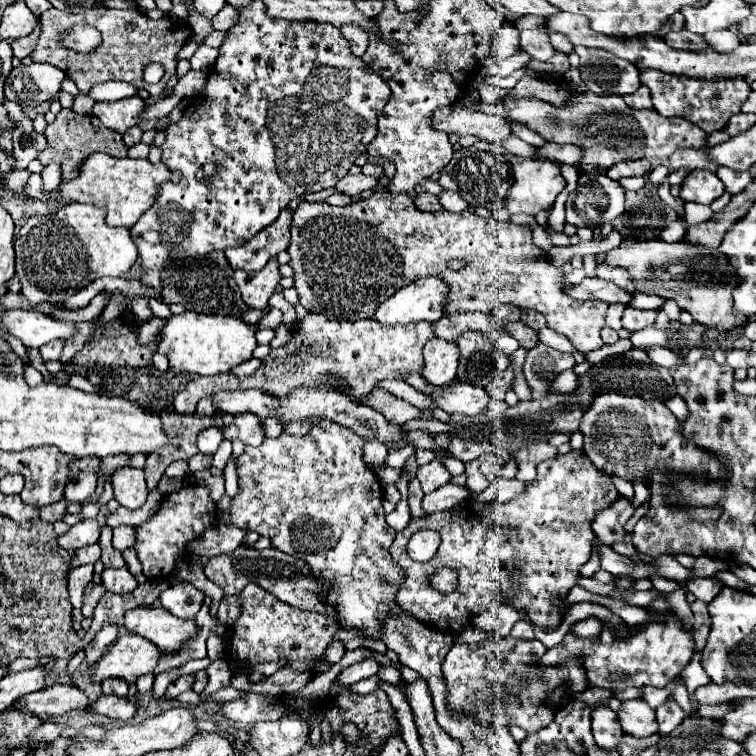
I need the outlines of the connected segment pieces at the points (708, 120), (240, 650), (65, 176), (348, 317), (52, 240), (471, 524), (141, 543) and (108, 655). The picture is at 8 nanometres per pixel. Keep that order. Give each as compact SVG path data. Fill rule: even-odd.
M643 69L641 71L641 83L649 87L653 109L663 117L683 117L695 123L705 133L713 133L727 127L727 121L731 115L741 111L743 101L751 93L751 85L745 81L745 77L729 77L729 79L717 79L717 81L703 81L703 79L687 79L687 77L673 77L665 75L657 69Z
M253 583L247 585L239 595L243 601L243 613L239 621L231 627L229 645L229 659L233 661L233 665L239 663L239 667L245 667L251 663L289 659L289 665L297 671L319 671L313 665L313 659L323 657L325 647L333 641L333 635L339 631L335 621L323 617L321 613L295 609Z
M61 109L55 123L47 125L45 137L47 137L47 149L43 149L43 153L39 153L39 161L43 165L55 161L61 167L65 167L65 169L61 169L61 181L69 181L71 177L75 177L75 173L79 173L79 169L69 169L69 167L81 165L83 159L87 159L95 151L103 151L113 157L127 157L127 147L119 133L103 127L101 121L97 121L93 115L77 115L71 109Z
M375 191L367 201L363 203L349 203L345 207L331 207L327 203L301 203L297 209L295 209L295 215L293 215L293 225L291 225L291 245L289 245L289 255L291 255L291 267L293 267L293 281L295 281L295 289L299 293L299 303L309 311L309 313L321 313L329 319L345 319L345 321L353 321L353 319L363 319L363 317L369 317L369 303L383 303L387 297L391 297L393 293L397 293L403 285L409 285L411 281L417 281L419 277L439 277L443 281L447 281L449 285L449 295L447 295L447 301L445 301L445 309L443 313L445 315L453 315L453 313L475 313L475 311L481 311L481 313L491 313L495 307L499 305L505 305L505 303L511 303L519 309L533 309L541 315L545 315L545 321L547 321L547 327L565 335L573 347L579 351L579 353L589 353L589 351L595 351L599 347L603 347L603 341L601 341L601 335L599 331L603 329L605 325L605 311L607 311L607 303L605 301L599 301L599 299L591 299L591 301L573 301L565 289L567 289L567 281L561 273L561 267L555 267L549 259L547 259L547 253L543 253L539 247L533 245L531 241L531 229L529 227L521 227L521 225L515 225L515 223L499 223L497 219L489 217L489 219L483 219L479 215L475 215L473 211L461 211L461 213L449 213L449 211L435 211L435 213L427 213L427 211L419 211L413 203L413 197L407 195L407 193L383 193L383 191ZM451 259L465 259L469 261L467 269L455 273L447 267L447 261Z
M69 203L51 215L33 215L15 235L17 277L23 285L23 295L35 307L43 301L57 303L73 297L99 277L121 277L137 261L137 247L127 229L115 229L105 225L105 209L97 205Z
M569 451L567 455L557 455L553 459L539 463L537 479L529 483L519 497L505 505L481 505L469 499L453 509L433 513L423 519L411 519L409 525L401 533L397 533L391 545L393 559L407 569L407 579L397 593L397 603L401 609L409 611L419 621L431 623L433 629L439 629L443 633L461 633L465 627L471 625L473 615L487 611L491 605L495 605L497 597L507 597L509 605L527 611L531 623L539 625L543 631L553 631L561 625L559 613L565 607L565 603L559 599L565 597L573 585L577 585L579 567L591 559L595 541L595 535L591 531L591 519L597 515L599 509L609 507L617 497L619 493L609 475L597 471L583 451ZM421 527L431 527L437 533L441 533L439 551L427 563L413 561L405 549L411 535L417 533ZM441 567L451 567L459 573L459 589L451 595L441 595L429 585L429 575Z
M185 485L181 491L171 493L151 519L135 527L135 551L143 565L143 575L147 579L163 579L163 575L171 575L175 561L185 551L187 543L193 537L201 537L203 531L213 521L215 521L215 503L211 501L207 487Z
M121 635L95 663L89 681L103 683L103 679L117 677L127 683L135 683L141 675L153 673L159 655L159 649L145 637Z

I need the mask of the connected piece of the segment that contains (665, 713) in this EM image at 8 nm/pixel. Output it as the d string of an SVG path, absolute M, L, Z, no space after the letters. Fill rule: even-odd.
M667 699L661 707L657 707L657 723L659 723L659 733L667 735L671 733L679 721L683 721L685 711L677 705L675 699Z

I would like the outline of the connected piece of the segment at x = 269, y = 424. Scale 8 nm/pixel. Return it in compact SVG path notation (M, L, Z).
M265 419L263 425L265 425L267 437L279 437L283 433L283 423L277 421L277 419Z

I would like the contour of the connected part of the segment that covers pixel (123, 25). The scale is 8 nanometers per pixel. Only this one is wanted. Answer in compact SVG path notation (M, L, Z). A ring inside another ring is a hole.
M49 9L41 15L41 35L37 39L37 45L31 53L31 59L35 63L51 63L55 67L59 67L61 71L67 73L67 77L77 85L77 89L83 95L89 95L91 87L97 83L105 83L109 79L117 79L117 81L127 81L133 83L139 89L149 91L153 97L161 95L161 91L165 89L169 77L175 73L177 67L177 59L175 55L179 53L179 49L193 37L193 31L189 29L187 23L171 19L171 17L161 17L161 19L149 19L147 15L139 13L137 9L85 9L77 15L73 13L65 13L59 9ZM73 25L93 25L101 31L103 35L103 45L89 55L83 53L75 53L69 51L61 45L59 41L59 33L63 33L65 29L73 27ZM147 63L161 63L165 69L165 75L161 79L161 83L157 85L147 85L143 81L143 69Z

